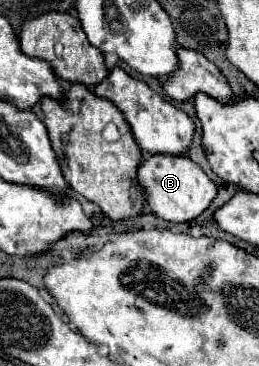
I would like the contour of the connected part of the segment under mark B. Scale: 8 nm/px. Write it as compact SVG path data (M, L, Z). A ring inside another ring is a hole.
M171 154L143 156L137 168L137 182L143 188L145 202L149 204L151 212L169 222L189 222L197 218L217 194L215 182L211 182L207 174L187 156L171 156Z

